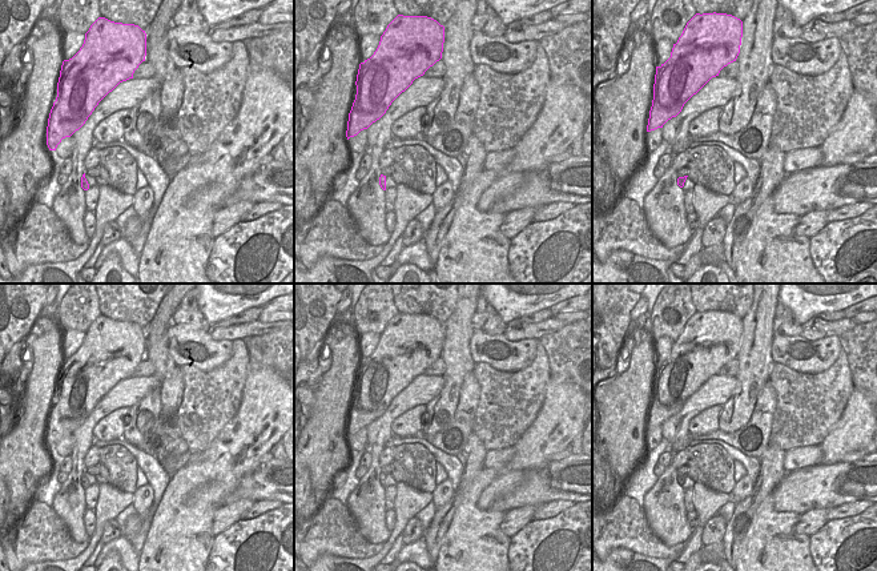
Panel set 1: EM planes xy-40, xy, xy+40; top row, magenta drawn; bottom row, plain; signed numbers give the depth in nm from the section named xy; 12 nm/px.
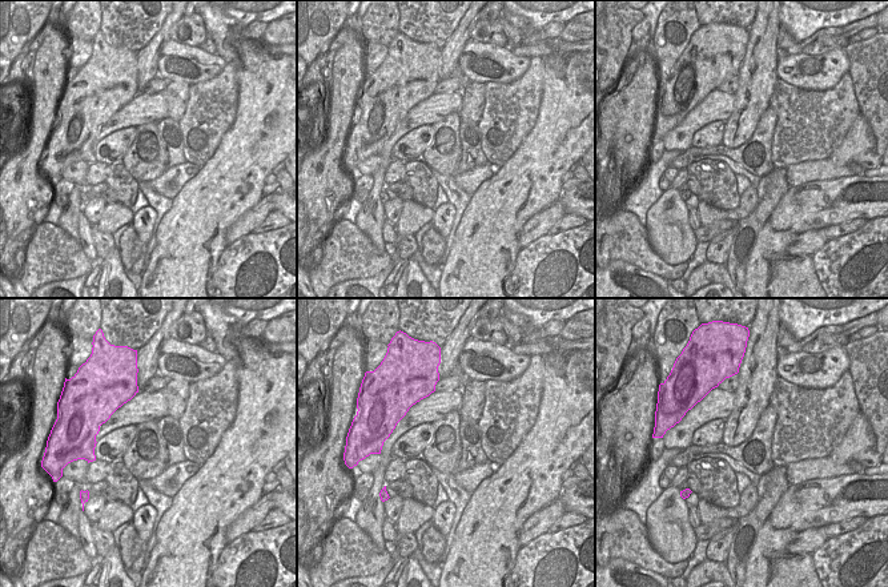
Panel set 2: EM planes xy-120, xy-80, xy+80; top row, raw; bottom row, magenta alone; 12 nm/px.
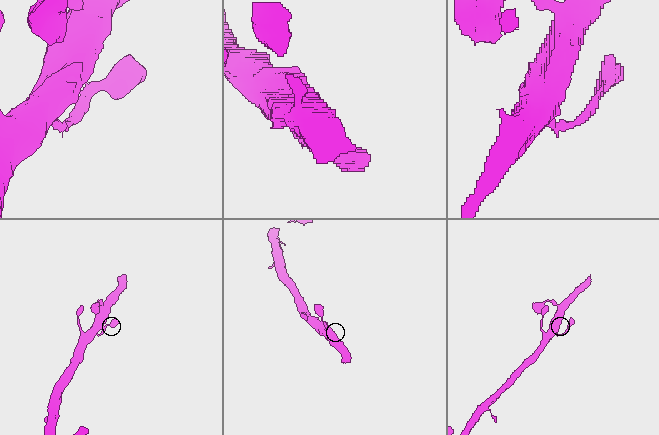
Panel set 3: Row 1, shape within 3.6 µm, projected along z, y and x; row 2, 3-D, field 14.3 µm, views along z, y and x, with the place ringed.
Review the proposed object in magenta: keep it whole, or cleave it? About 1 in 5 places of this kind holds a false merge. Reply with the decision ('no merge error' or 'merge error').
no merge error

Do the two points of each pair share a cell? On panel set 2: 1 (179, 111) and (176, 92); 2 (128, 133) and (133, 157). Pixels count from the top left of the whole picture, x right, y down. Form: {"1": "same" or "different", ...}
{"1": "same", "2": "different"}

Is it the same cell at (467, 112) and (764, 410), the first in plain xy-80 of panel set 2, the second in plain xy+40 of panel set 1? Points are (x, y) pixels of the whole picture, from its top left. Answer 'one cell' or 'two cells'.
one cell

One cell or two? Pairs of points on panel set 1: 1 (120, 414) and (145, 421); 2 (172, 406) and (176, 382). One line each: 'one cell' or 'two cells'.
1: two cells
2: one cell

